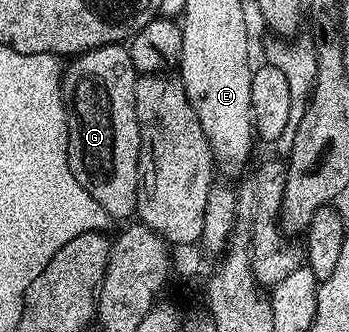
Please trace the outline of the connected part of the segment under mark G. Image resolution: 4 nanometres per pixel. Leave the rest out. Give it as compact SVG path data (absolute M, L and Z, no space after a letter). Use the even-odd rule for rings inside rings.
M125 47L88 49L87 52L74 56L70 61L73 62L64 66L61 78L61 96L65 99L65 111L69 118L69 147L67 150L69 166L75 175L75 179L79 179L79 183L87 191L87 195L91 195L91 199L95 199L95 203L99 203L99 207L103 207L103 211L107 211L107 215L111 219L129 216L129 218L132 218L137 211L137 160L141 150L141 136L139 135L139 123L137 122L137 112L135 111L135 87L139 76L137 68L135 63L131 63L131 55L128 48Z

